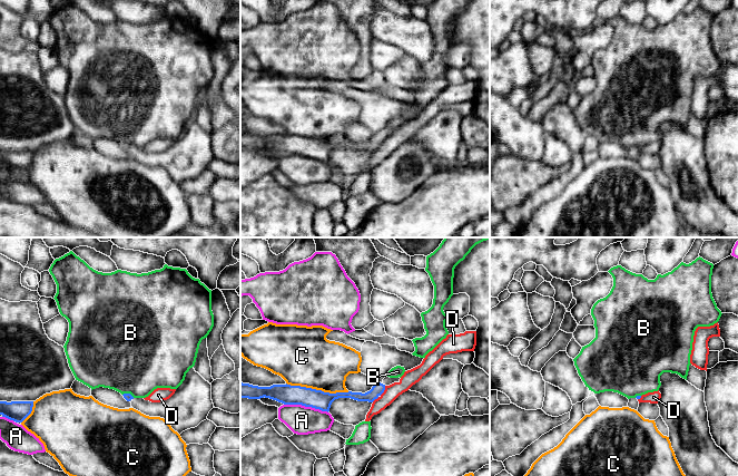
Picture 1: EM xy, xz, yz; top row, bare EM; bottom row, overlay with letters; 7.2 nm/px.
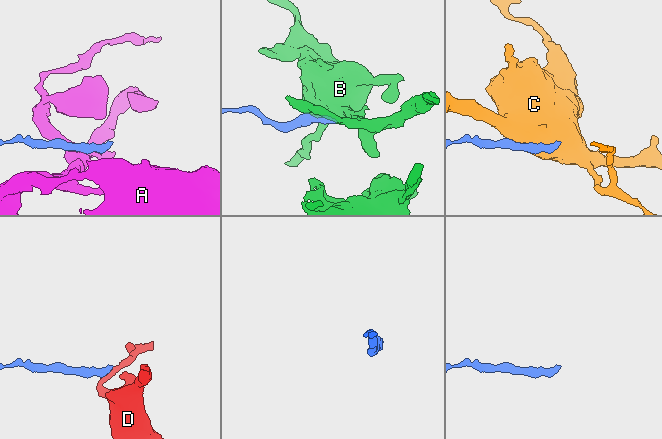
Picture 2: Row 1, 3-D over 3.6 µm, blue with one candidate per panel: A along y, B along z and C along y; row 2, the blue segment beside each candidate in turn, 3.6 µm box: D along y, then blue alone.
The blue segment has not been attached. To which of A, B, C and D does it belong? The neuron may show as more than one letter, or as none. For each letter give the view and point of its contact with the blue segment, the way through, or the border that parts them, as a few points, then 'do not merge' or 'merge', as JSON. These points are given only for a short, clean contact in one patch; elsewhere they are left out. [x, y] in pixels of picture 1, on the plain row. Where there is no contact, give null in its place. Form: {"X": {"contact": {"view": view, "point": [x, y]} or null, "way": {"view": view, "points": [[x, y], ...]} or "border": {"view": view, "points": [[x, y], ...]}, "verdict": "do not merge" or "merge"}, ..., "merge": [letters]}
{"A": {"contact": {"view": "xz", "point": [306, 156]}, "border": {"view": "xz", "points": [[284, 154], [301, 154], [327, 163]]}, "verdict": "do not merge"}, "B": {"contact": {"view": "xy", "point": [128, 144]}, "verdict": "do not merge"}, "C": {"contact": {"view": "xz", "point": [317, 141]}, "verdict": "do not merge"}, "D": {"contact": {"view": "xz", "point": [384, 139]}, "border": {"view": "xz", "points": [[385, 136], [385, 139], [380, 145]]}, "verdict": "do not merge"}, "merge": []}

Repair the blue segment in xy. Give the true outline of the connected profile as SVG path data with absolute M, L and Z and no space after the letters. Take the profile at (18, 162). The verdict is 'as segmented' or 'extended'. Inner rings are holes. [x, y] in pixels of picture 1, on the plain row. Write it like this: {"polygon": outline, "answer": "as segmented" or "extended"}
{"polygon": "M0 152L0 165L16 173L22 173L32 162L33 152Z", "answer": "as segmented"}

